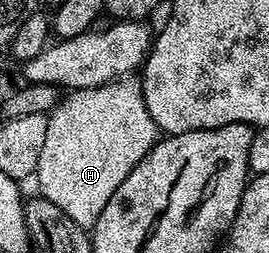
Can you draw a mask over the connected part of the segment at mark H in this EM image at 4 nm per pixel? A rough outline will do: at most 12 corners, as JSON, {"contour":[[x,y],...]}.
{"contour":[[141,80],[69,90],[36,182],[90,231],[159,127]]}

